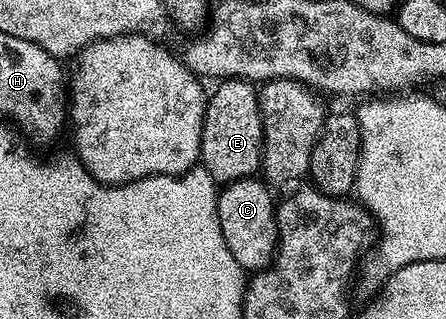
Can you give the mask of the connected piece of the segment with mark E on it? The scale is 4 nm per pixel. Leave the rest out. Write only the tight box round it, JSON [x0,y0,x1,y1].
[201,78,262,186]

